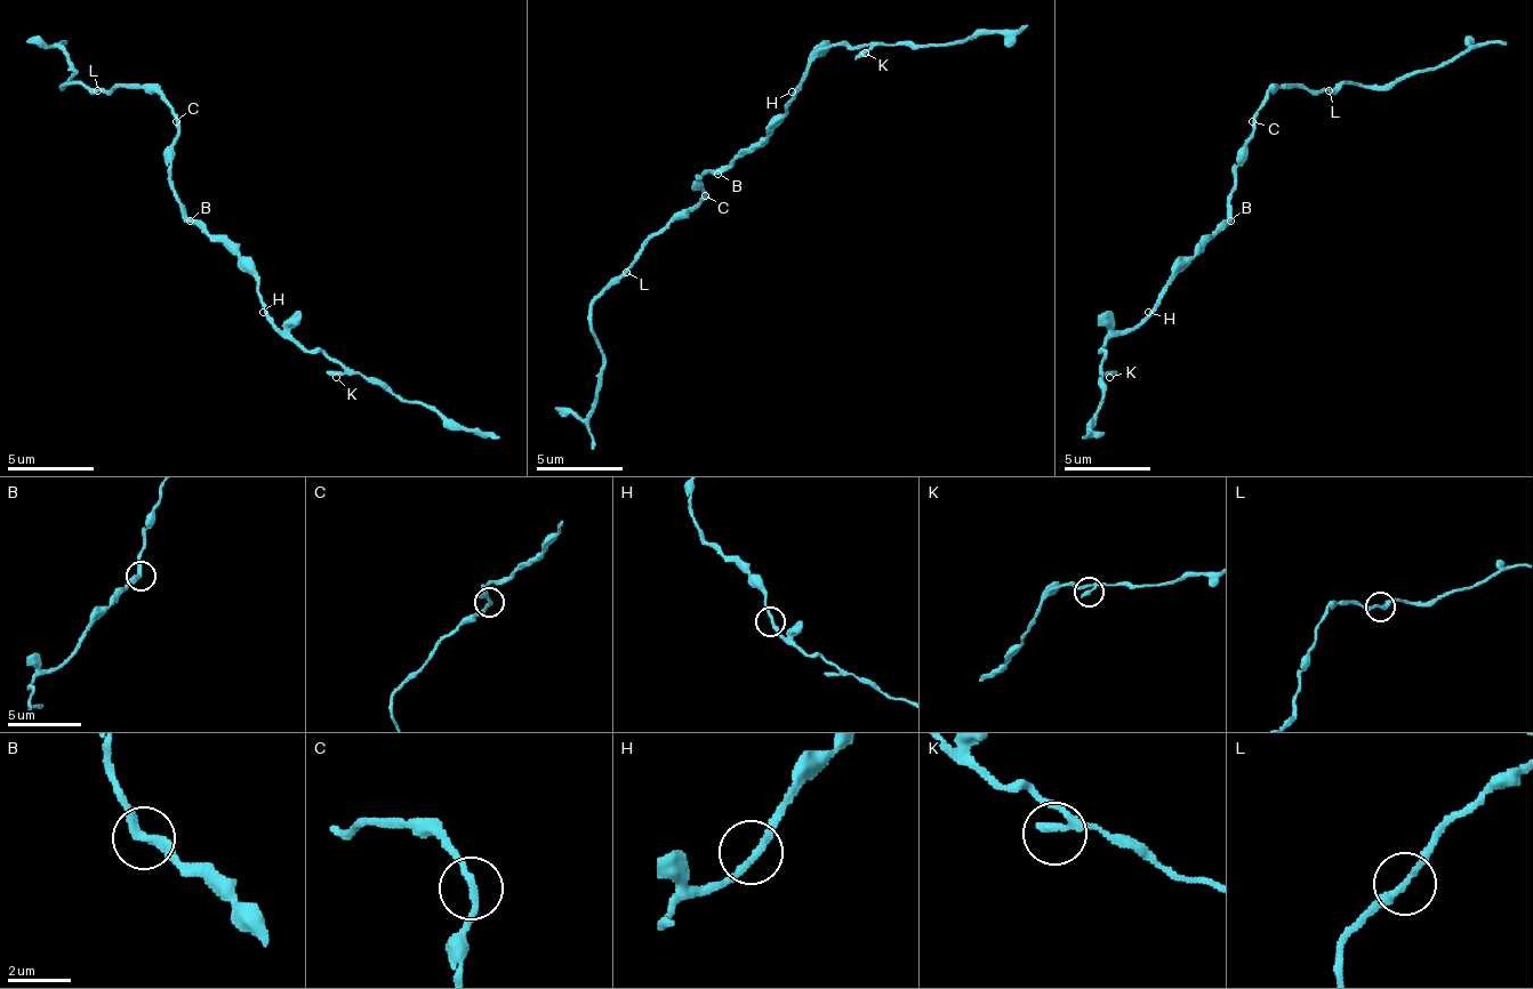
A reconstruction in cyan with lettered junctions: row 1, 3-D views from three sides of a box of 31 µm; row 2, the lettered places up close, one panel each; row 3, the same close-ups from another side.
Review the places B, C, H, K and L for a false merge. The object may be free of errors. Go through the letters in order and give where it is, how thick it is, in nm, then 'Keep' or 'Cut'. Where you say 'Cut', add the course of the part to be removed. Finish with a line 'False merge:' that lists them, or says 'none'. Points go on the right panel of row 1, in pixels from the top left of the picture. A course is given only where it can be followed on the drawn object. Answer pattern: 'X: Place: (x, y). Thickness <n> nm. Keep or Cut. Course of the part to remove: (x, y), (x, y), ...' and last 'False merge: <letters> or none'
B: Place: (1230, 220). Thickness 280 nm. Keep
C: Place: (1252, 121). Thickness 200 nm. Keep
H: Place: (1148, 312). Thickness 240 nm. Keep
K: Place: (1109, 377). Thickness 200 nm. Keep
L: Place: (1329, 90). Thickness 220 nm. Cut. Course of the part to remove: (1330, 91), (1343, 82), (1361, 87), (1395, 87), (1404, 78), (1465, 56), (1477, 48), (1465, 39)
False merge: L

